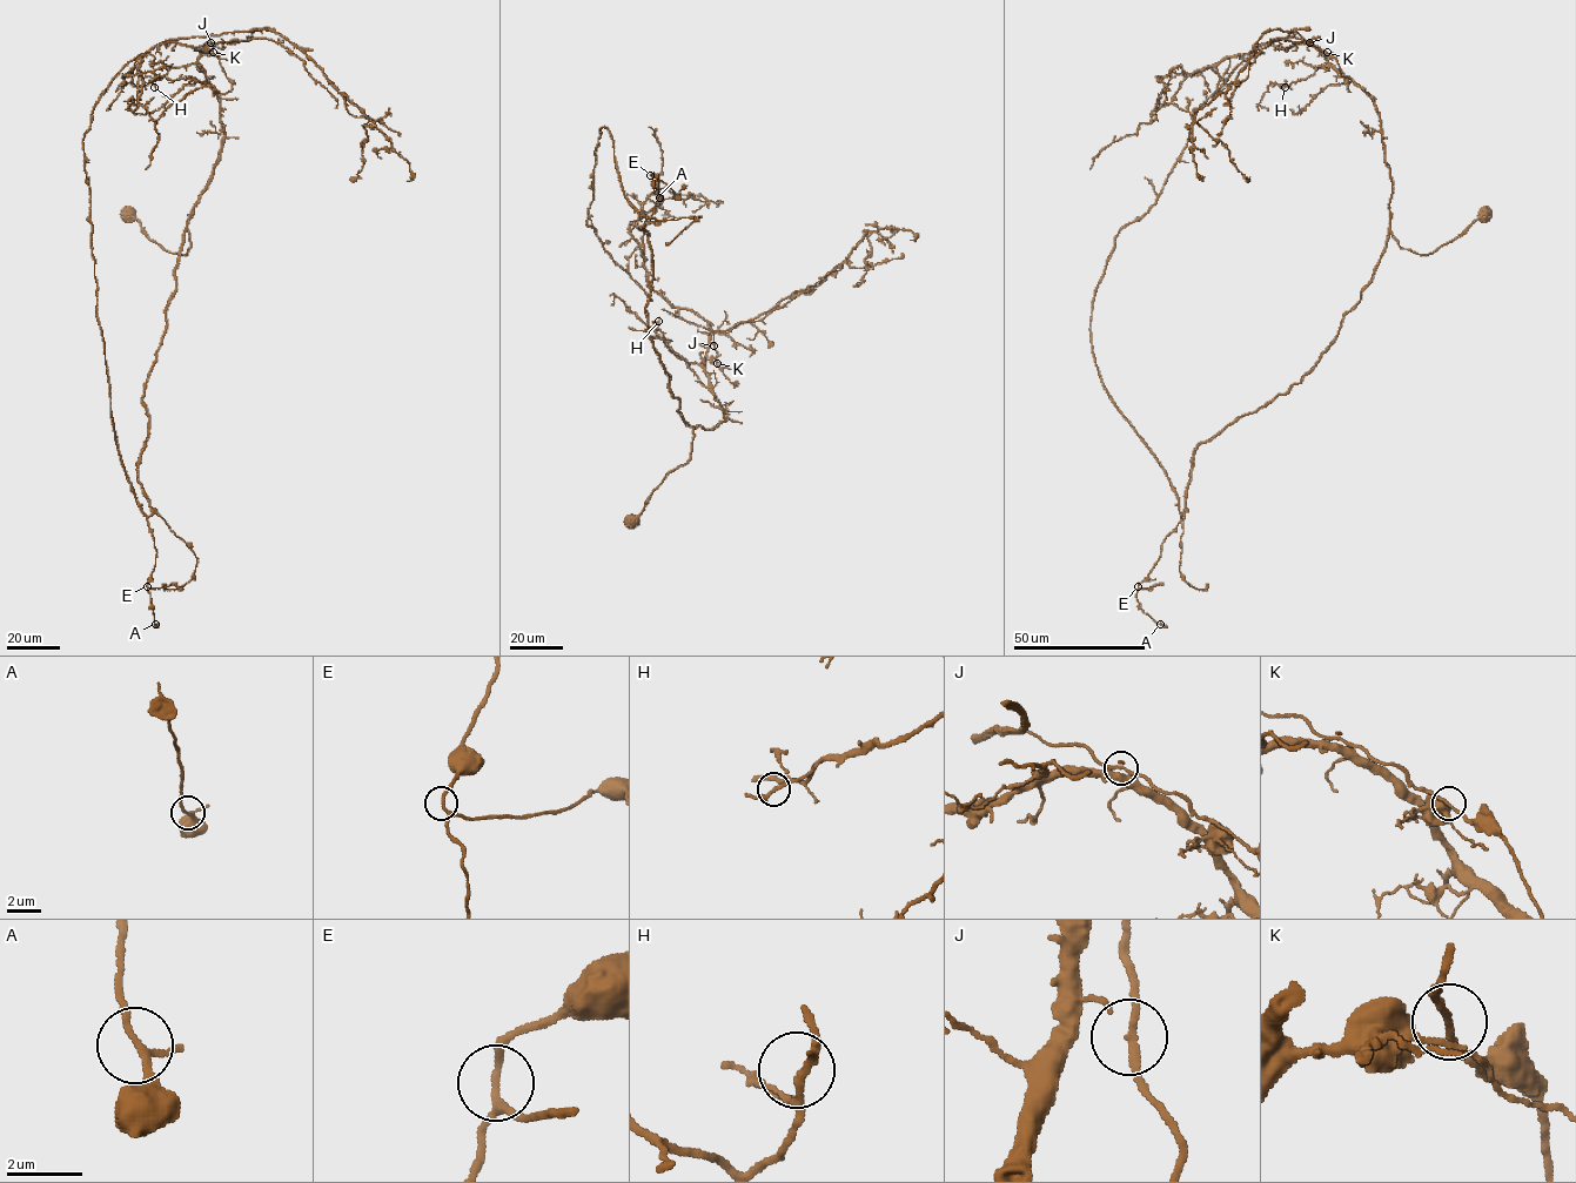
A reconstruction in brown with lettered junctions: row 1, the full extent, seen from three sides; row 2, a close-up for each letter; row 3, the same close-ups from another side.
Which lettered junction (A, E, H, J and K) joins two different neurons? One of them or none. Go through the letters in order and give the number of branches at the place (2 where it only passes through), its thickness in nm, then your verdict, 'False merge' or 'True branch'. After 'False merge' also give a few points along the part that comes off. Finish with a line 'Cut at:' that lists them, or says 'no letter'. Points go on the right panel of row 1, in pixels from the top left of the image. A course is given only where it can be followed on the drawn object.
A: Branches: 3. Thickness 160 nm. True branch
E: Branches: 3. Thickness 160 nm. True branch
H: Branches: 3. Thickness 170 nm. True branch
J: Branches: 3. Thickness 150 nm. True branch
K: Branches: 3. Thickness 140 nm. True branch
Cut at: no letter

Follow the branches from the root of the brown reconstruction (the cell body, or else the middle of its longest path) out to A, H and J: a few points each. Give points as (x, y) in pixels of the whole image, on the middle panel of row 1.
A: (631, 521), (689, 459), (693, 436), (648, 329), (652, 253), (642, 227), (661, 197), (654, 173), (658, 197)
H: (631, 521), (689, 459), (691, 427), (728, 419), (709, 375), (669, 350), (655, 330), (658, 321)
J: (631, 521), (662, 481), (689, 459), (691, 427), (711, 429), (728, 419), (702, 365), (717, 362), (713, 345)

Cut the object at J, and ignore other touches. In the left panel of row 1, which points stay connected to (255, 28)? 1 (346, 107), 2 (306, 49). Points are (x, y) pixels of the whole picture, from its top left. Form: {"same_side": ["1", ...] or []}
{"same_side": ["1", "2"]}

